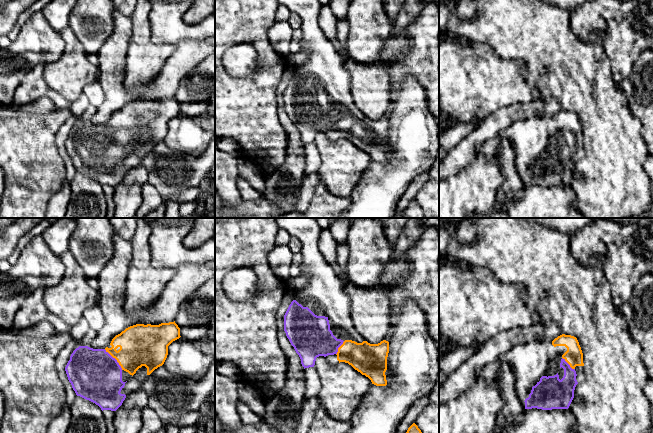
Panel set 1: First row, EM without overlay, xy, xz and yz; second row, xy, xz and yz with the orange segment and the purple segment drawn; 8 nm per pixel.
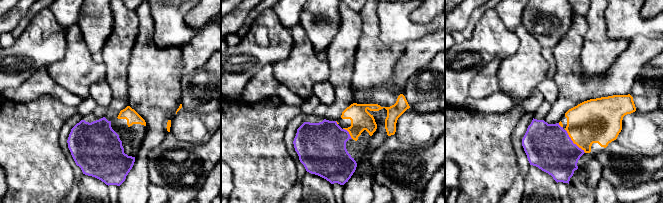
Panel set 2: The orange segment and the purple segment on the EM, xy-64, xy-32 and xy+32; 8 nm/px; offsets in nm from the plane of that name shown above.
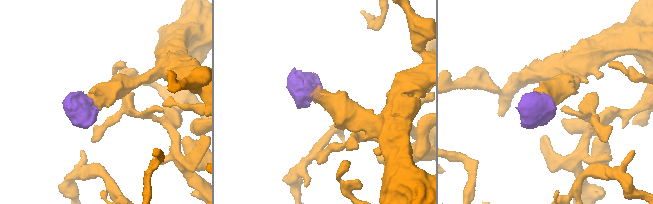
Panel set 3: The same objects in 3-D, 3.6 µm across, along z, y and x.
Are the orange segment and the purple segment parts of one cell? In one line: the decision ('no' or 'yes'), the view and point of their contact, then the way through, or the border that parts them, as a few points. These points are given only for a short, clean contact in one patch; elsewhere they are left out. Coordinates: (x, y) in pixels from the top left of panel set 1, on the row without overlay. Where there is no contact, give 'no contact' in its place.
yes | xy (115, 134) | across xy (140, 121), (127, 134), (115, 134), (94, 150)

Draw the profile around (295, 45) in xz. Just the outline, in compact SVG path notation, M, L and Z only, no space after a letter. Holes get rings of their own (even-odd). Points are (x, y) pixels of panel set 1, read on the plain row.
M301 28L294 29L290 43L290 52L297 52L301 49L302 38L303 38L303 34Z

